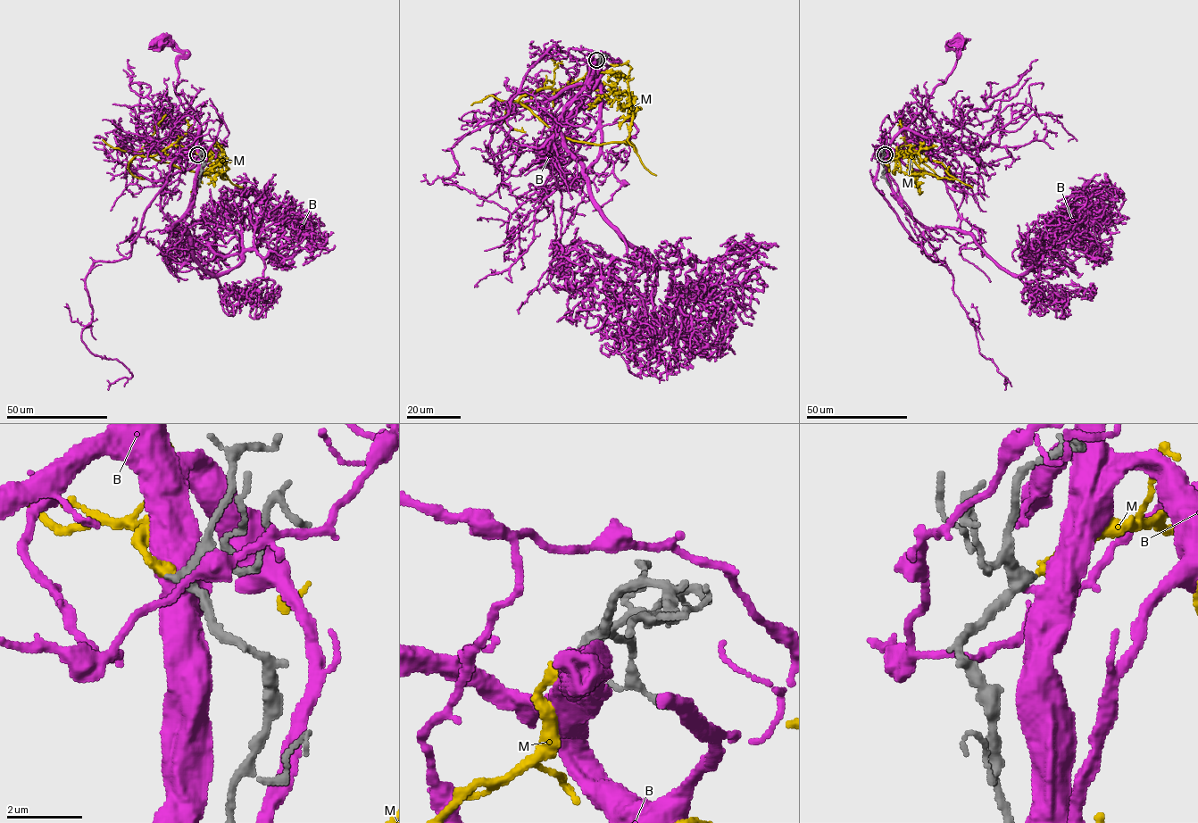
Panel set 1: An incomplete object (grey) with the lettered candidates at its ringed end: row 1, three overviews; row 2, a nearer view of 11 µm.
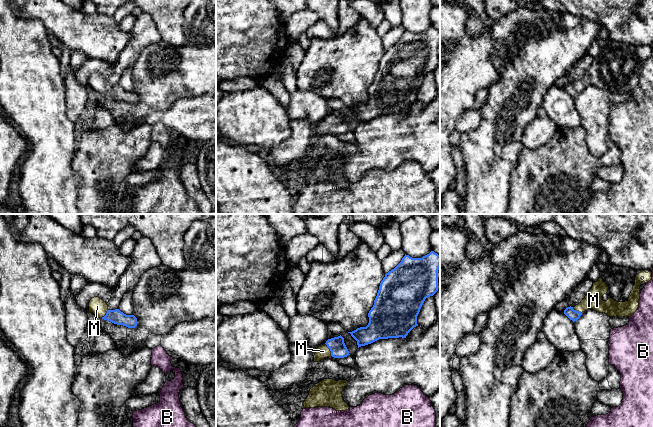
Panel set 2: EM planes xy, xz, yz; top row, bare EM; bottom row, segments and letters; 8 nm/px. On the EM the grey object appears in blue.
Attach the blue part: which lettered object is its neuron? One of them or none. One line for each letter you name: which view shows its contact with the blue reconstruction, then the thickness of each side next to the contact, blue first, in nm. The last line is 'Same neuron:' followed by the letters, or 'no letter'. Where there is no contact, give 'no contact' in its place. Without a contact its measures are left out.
M: meets blue in xz; 130 nm thick on the blue side, 100 nm on the other
Same neuron: M

